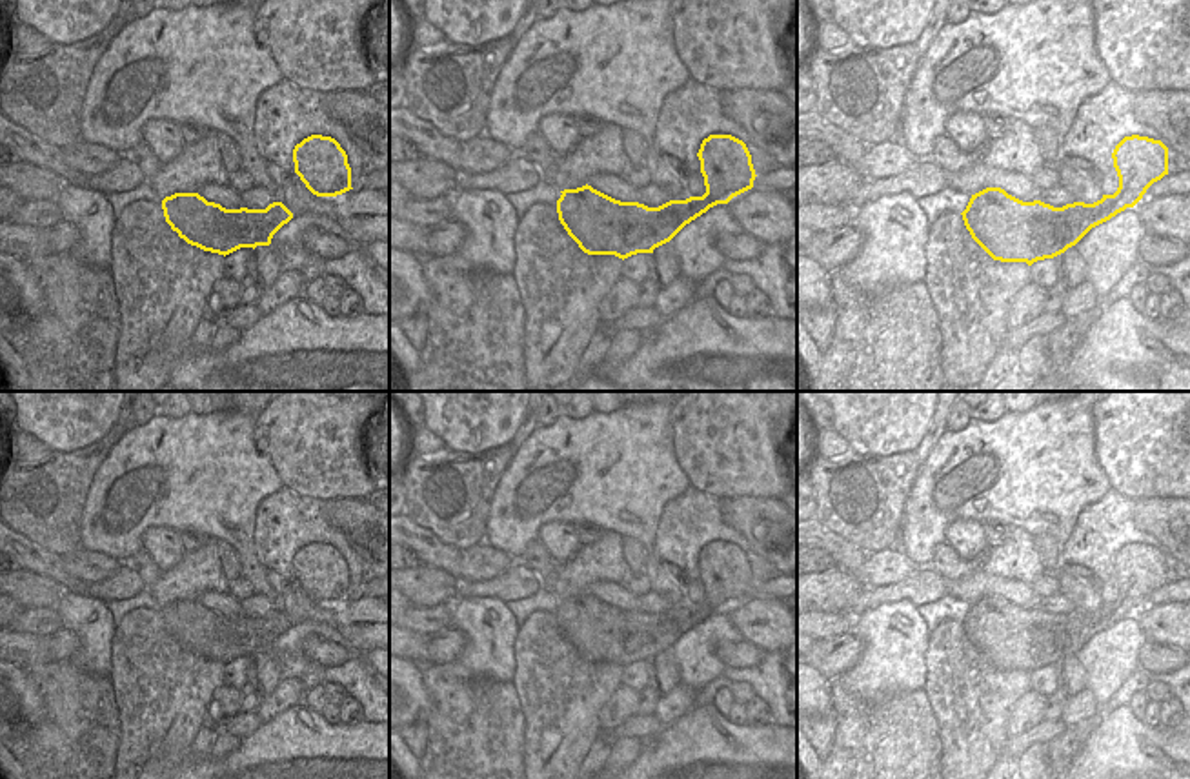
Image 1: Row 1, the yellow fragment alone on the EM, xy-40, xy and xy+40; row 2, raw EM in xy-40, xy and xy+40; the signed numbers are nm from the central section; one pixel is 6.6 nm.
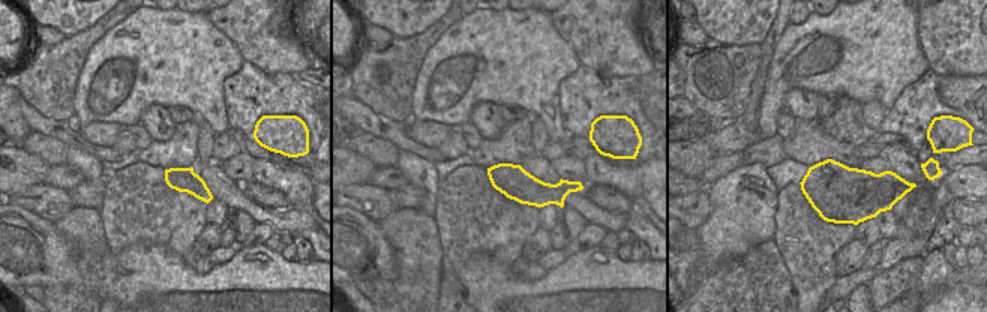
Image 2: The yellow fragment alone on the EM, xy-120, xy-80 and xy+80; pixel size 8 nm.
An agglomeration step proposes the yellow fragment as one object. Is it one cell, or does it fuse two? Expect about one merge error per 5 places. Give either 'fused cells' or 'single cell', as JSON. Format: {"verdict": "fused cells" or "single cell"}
{"verdict": "single cell"}

